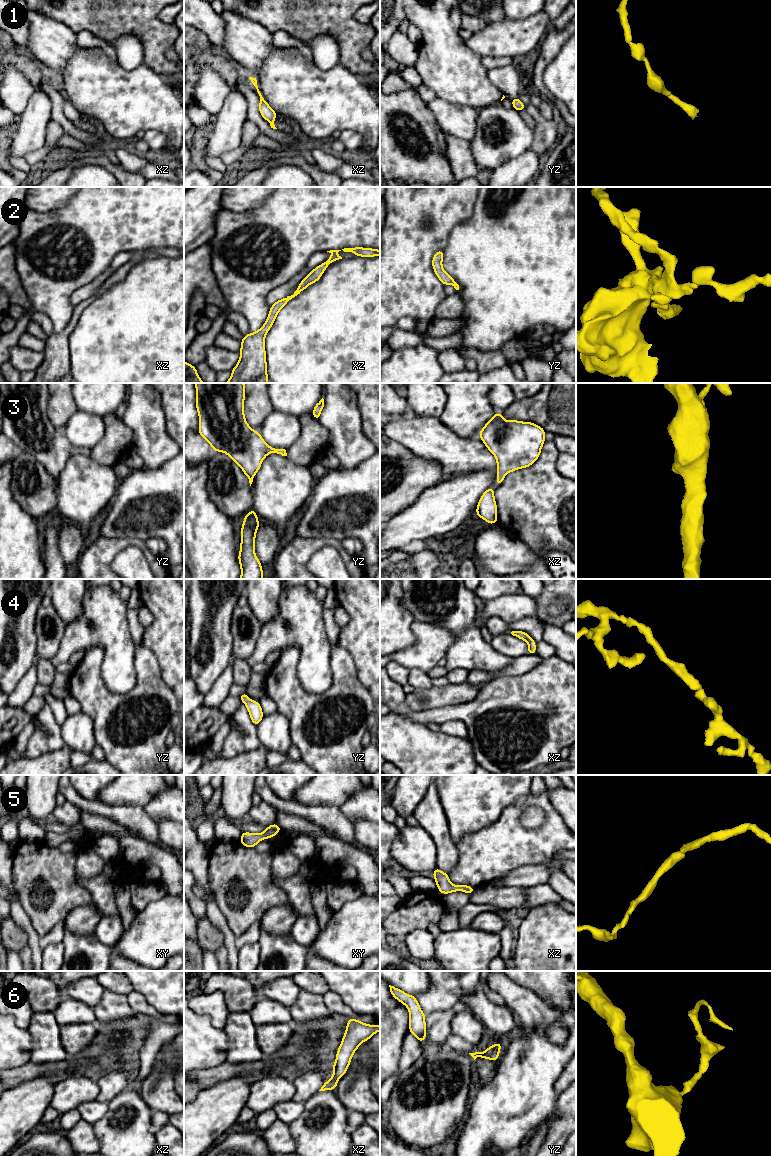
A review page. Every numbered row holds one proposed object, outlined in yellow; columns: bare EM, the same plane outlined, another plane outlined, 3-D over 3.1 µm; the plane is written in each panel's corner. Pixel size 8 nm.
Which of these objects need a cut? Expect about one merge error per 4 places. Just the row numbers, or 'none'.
none

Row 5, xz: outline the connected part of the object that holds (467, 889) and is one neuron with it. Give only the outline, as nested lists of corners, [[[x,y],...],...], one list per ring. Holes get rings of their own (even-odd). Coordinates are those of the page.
[[[437,867],[433,871],[434,880],[437,884],[438,891],[446,895],[451,892],[462,891],[469,895],[474,892],[474,887],[469,885],[454,885],[449,880],[449,875],[439,870]]]

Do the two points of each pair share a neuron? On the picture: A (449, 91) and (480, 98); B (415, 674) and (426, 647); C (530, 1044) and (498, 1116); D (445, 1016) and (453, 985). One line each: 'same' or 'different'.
A: same
B: different
C: same
D: different

